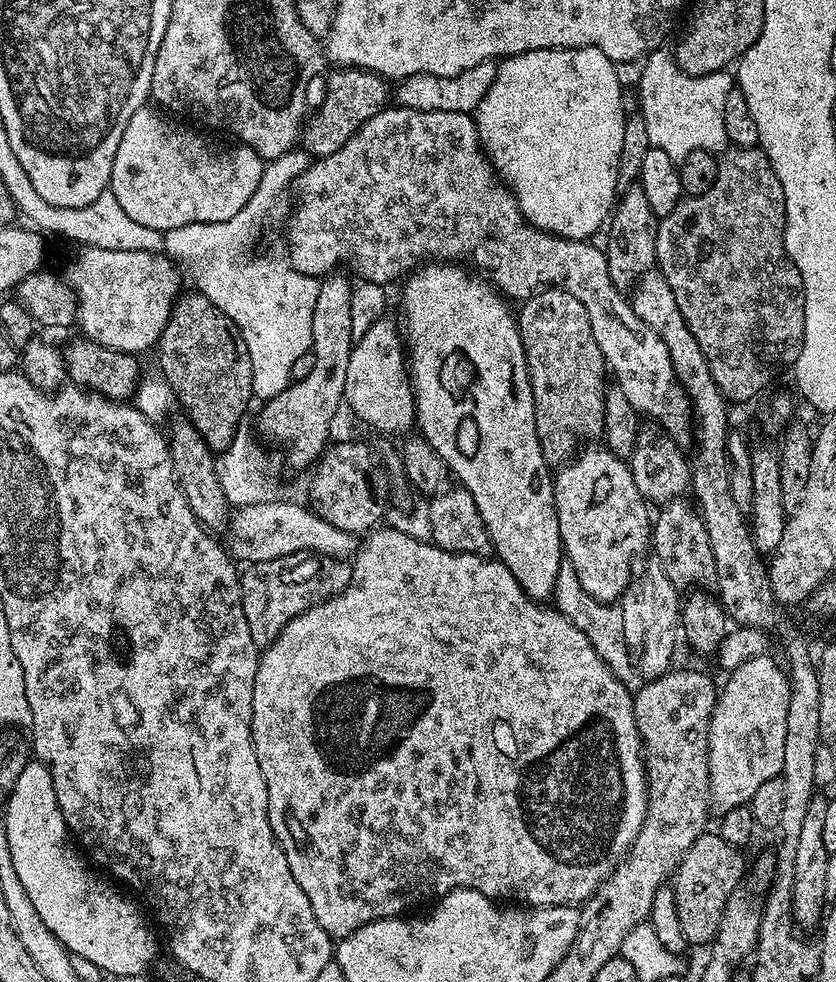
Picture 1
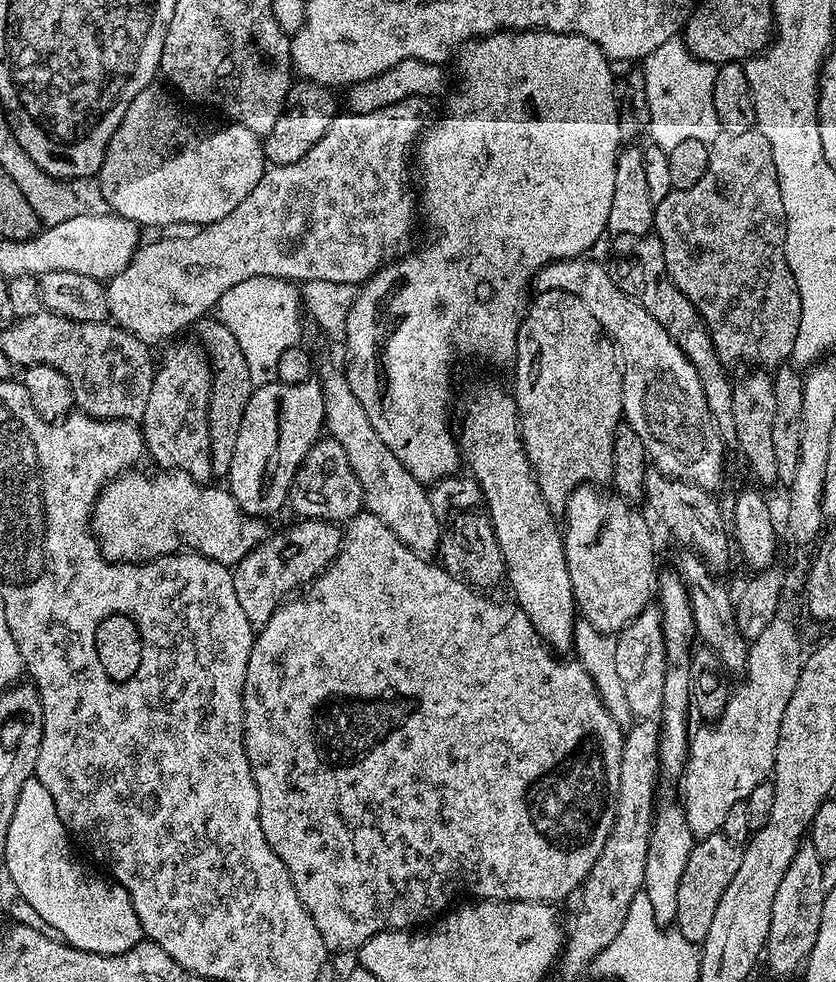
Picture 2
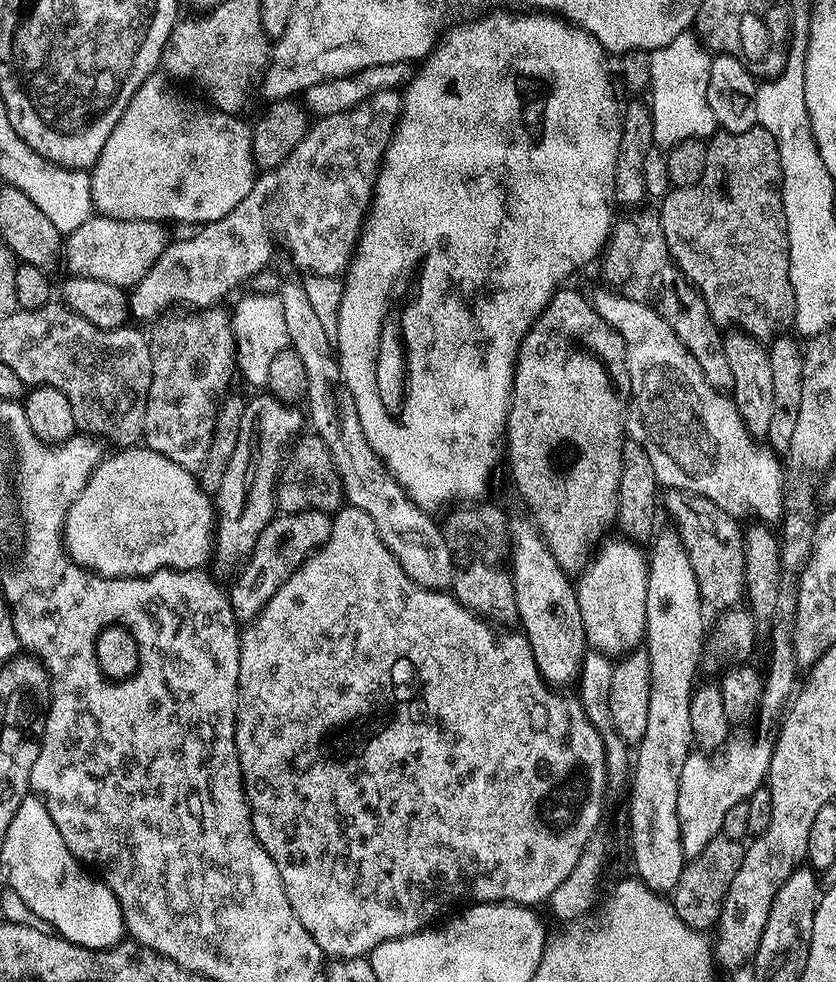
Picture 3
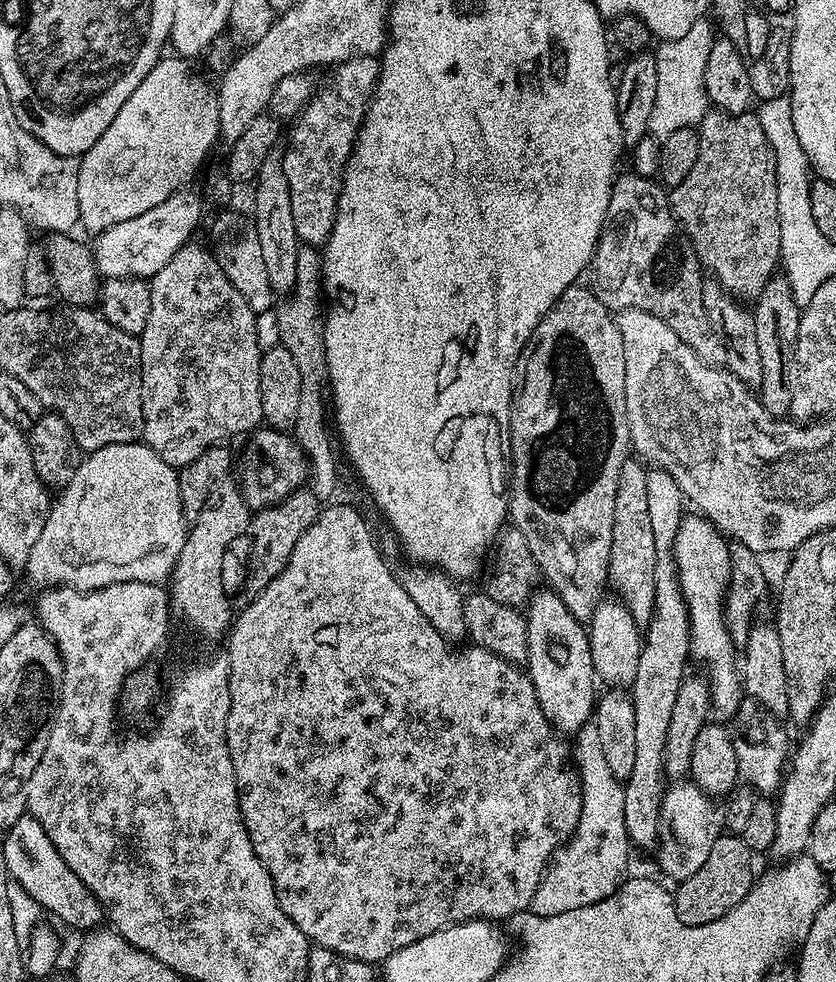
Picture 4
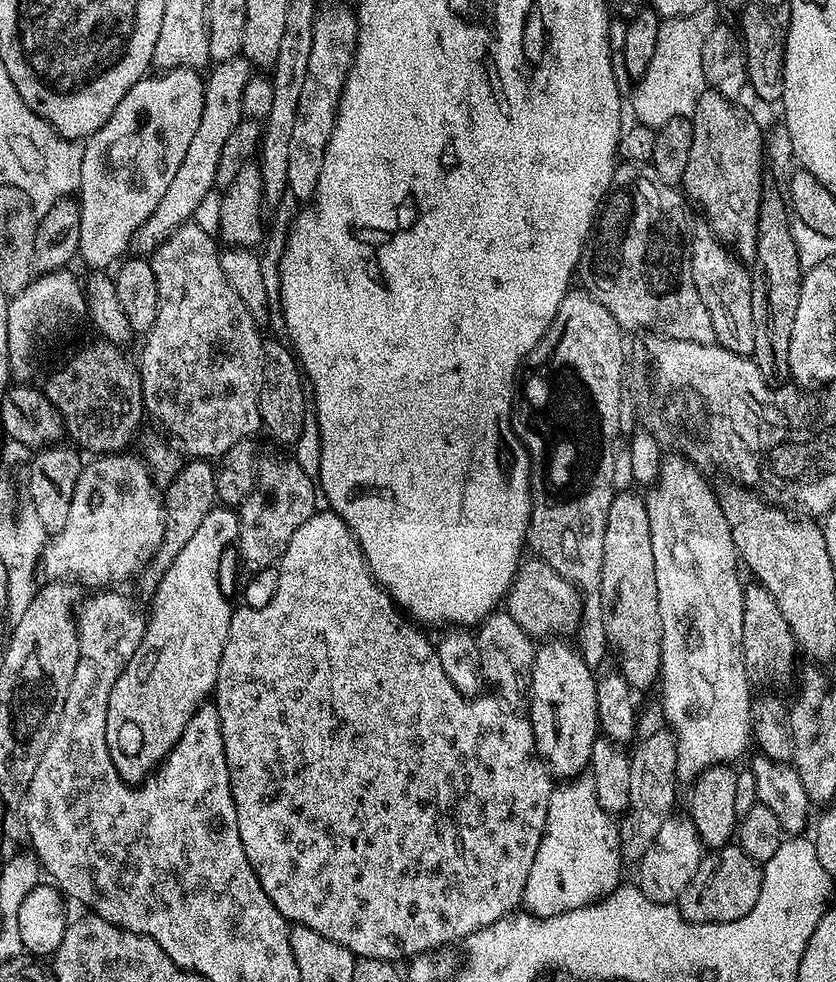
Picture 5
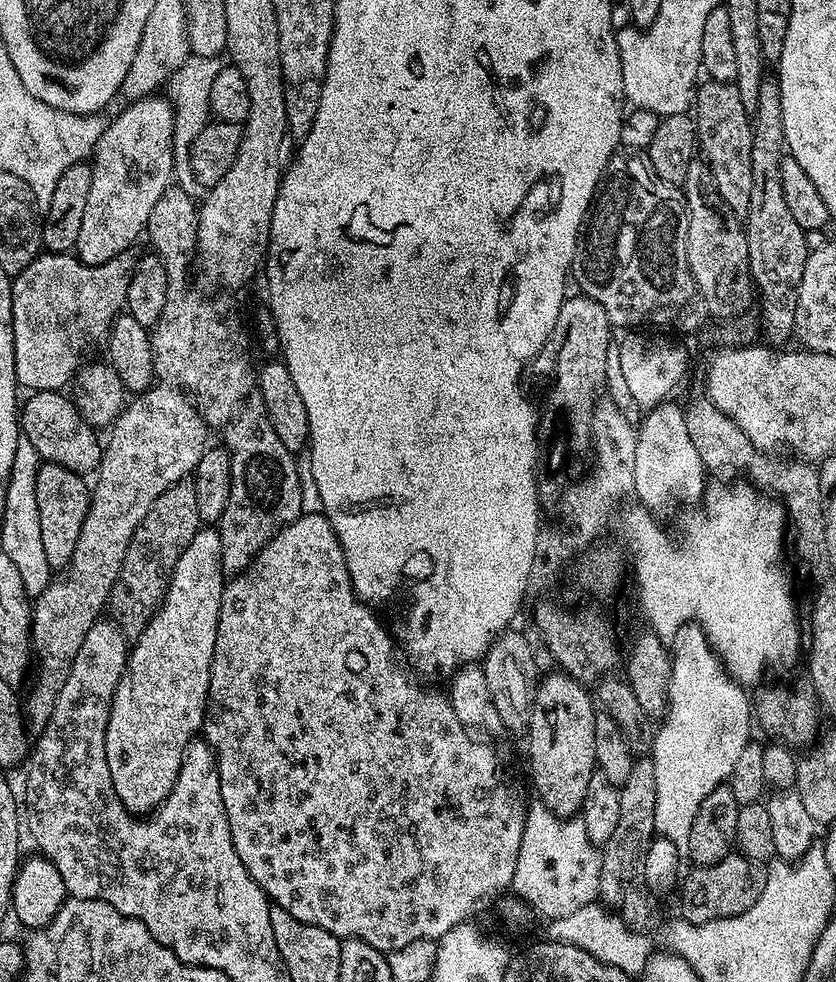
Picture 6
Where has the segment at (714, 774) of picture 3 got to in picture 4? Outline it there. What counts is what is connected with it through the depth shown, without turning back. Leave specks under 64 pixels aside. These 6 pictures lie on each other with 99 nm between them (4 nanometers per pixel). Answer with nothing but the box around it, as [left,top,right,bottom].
[654,782,722,882]

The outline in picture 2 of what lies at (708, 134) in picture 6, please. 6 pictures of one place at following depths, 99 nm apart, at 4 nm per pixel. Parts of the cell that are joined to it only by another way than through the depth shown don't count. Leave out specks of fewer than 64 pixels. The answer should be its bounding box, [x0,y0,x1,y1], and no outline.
[654,130,802,370]

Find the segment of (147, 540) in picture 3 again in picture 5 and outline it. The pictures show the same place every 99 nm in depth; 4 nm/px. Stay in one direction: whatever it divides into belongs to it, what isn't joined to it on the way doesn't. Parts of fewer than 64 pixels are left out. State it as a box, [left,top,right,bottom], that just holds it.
[42,454,164,588]

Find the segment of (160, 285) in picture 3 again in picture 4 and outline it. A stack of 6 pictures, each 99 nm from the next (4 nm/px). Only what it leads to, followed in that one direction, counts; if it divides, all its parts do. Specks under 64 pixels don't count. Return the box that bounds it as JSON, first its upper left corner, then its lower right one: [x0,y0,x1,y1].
[282,56,380,246]

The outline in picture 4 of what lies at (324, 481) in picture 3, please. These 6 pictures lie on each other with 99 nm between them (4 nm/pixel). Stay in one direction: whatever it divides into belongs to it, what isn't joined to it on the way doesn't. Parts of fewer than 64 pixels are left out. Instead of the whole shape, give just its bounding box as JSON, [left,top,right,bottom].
[238,426,310,509]

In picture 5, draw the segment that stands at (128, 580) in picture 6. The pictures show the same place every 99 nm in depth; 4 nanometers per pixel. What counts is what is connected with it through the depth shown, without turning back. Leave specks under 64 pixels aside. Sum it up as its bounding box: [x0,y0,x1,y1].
[138,458,217,598]

